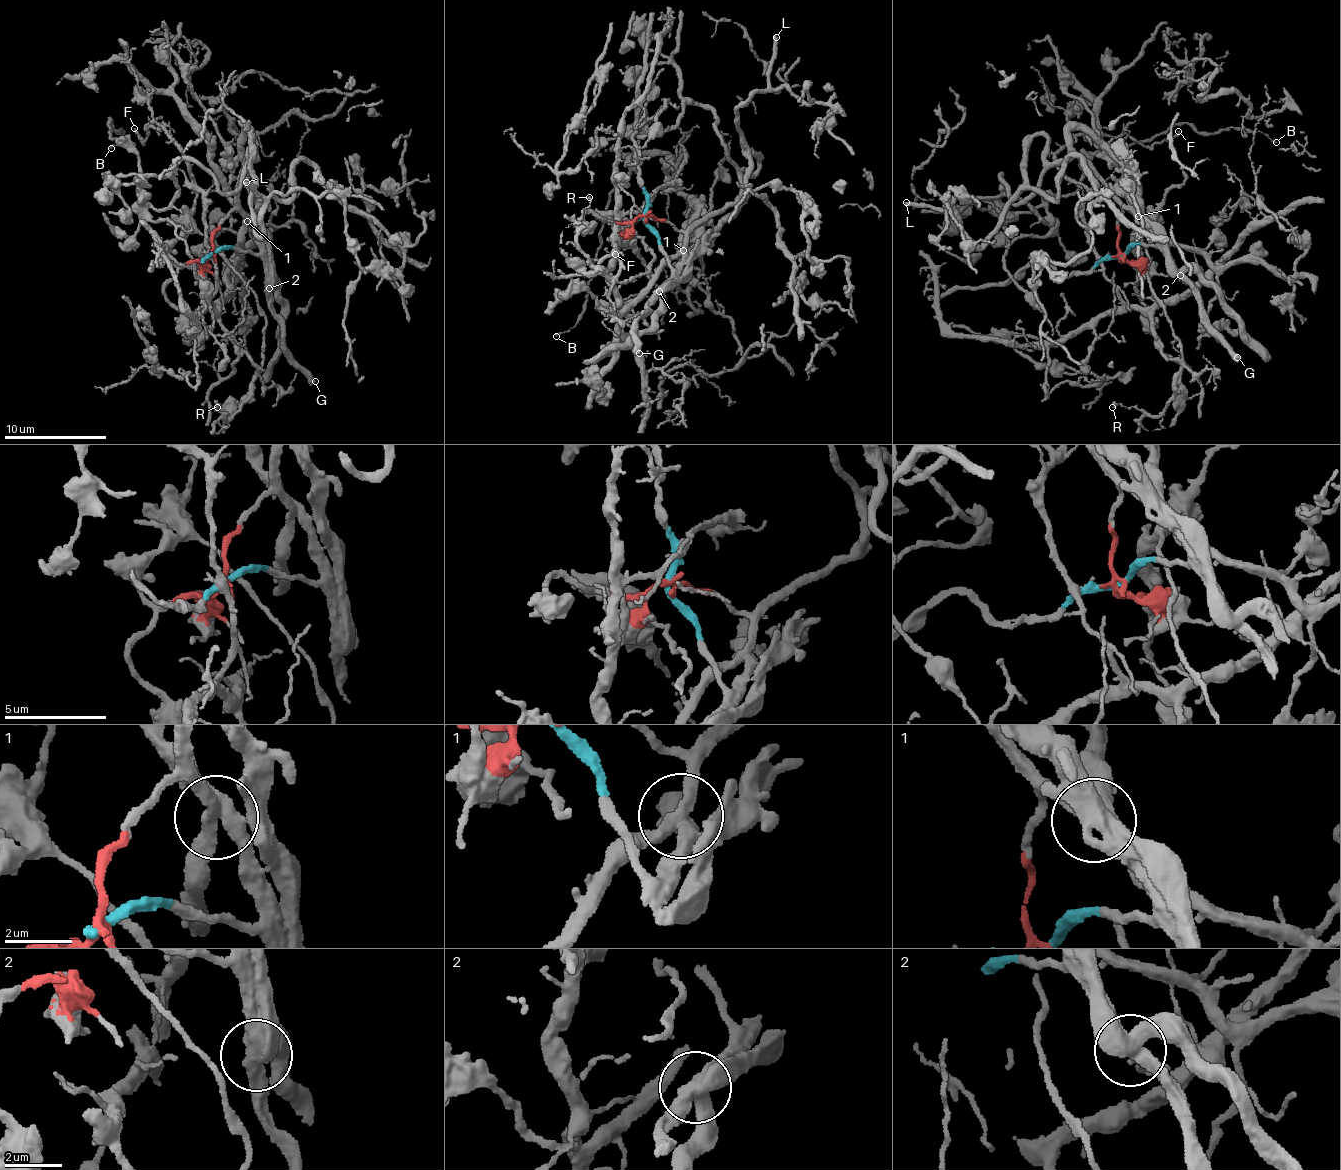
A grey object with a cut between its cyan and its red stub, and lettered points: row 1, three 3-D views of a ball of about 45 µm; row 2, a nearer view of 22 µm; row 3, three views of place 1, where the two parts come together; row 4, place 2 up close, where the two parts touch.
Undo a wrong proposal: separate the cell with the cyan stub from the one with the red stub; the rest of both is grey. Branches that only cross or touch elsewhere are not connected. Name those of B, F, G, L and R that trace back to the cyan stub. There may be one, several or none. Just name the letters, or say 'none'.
G

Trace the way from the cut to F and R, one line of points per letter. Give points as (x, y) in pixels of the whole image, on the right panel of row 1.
F: (1121, 255), (1124, 207), (1203, 273), (1149, 308), (1123, 301), (1057, 151), (1178, 132)
R: (1121, 255), (1136, 267), (1133, 244), (1141, 231), (1153, 296), (1182, 361), (1158, 416), (1112, 407)

